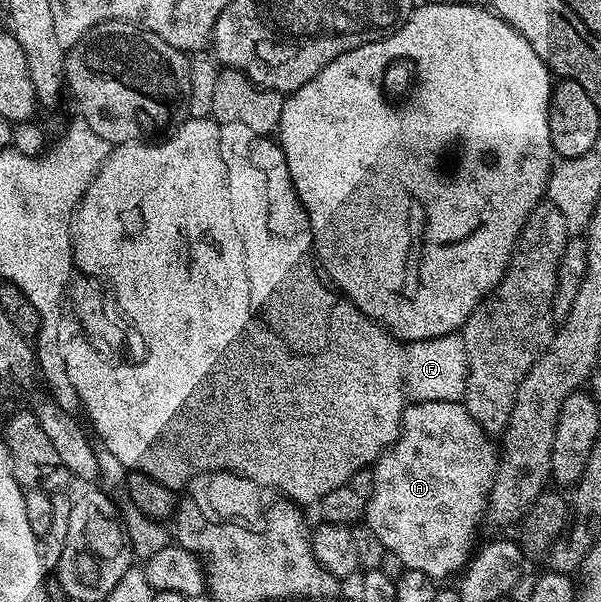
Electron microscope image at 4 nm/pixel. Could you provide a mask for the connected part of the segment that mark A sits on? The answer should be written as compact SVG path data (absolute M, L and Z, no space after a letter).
M416 401L404 408L399 437L373 466L373 495L365 518L384 550L400 557L404 569L425 571L425 575L436 579L454 578L471 560L471 544L479 533L479 524L485 521L495 469L499 466L497 445L491 441L494 440L460 402Z

